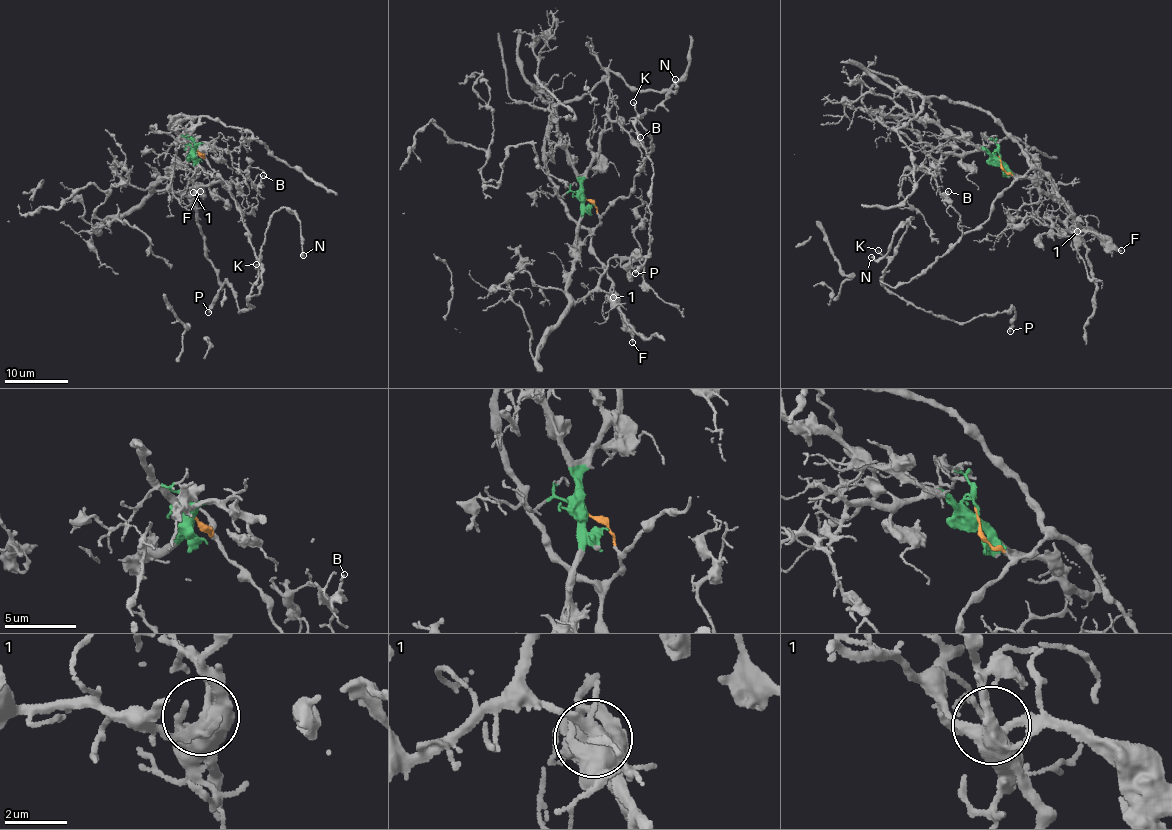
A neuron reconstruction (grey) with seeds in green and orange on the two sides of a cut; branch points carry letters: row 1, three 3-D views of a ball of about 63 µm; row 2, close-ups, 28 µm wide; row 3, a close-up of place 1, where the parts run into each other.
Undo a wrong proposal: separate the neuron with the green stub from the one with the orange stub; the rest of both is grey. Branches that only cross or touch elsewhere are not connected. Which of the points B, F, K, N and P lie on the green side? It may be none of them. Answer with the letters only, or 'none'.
B, F

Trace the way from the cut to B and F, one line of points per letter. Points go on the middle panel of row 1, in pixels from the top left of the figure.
B: (584, 198), (581, 183), (586, 167), (597, 152), (601, 132), (615, 122), (636, 139), (640, 137)
F: (584, 198), (566, 291), (576, 301), (607, 291), (632, 342)

